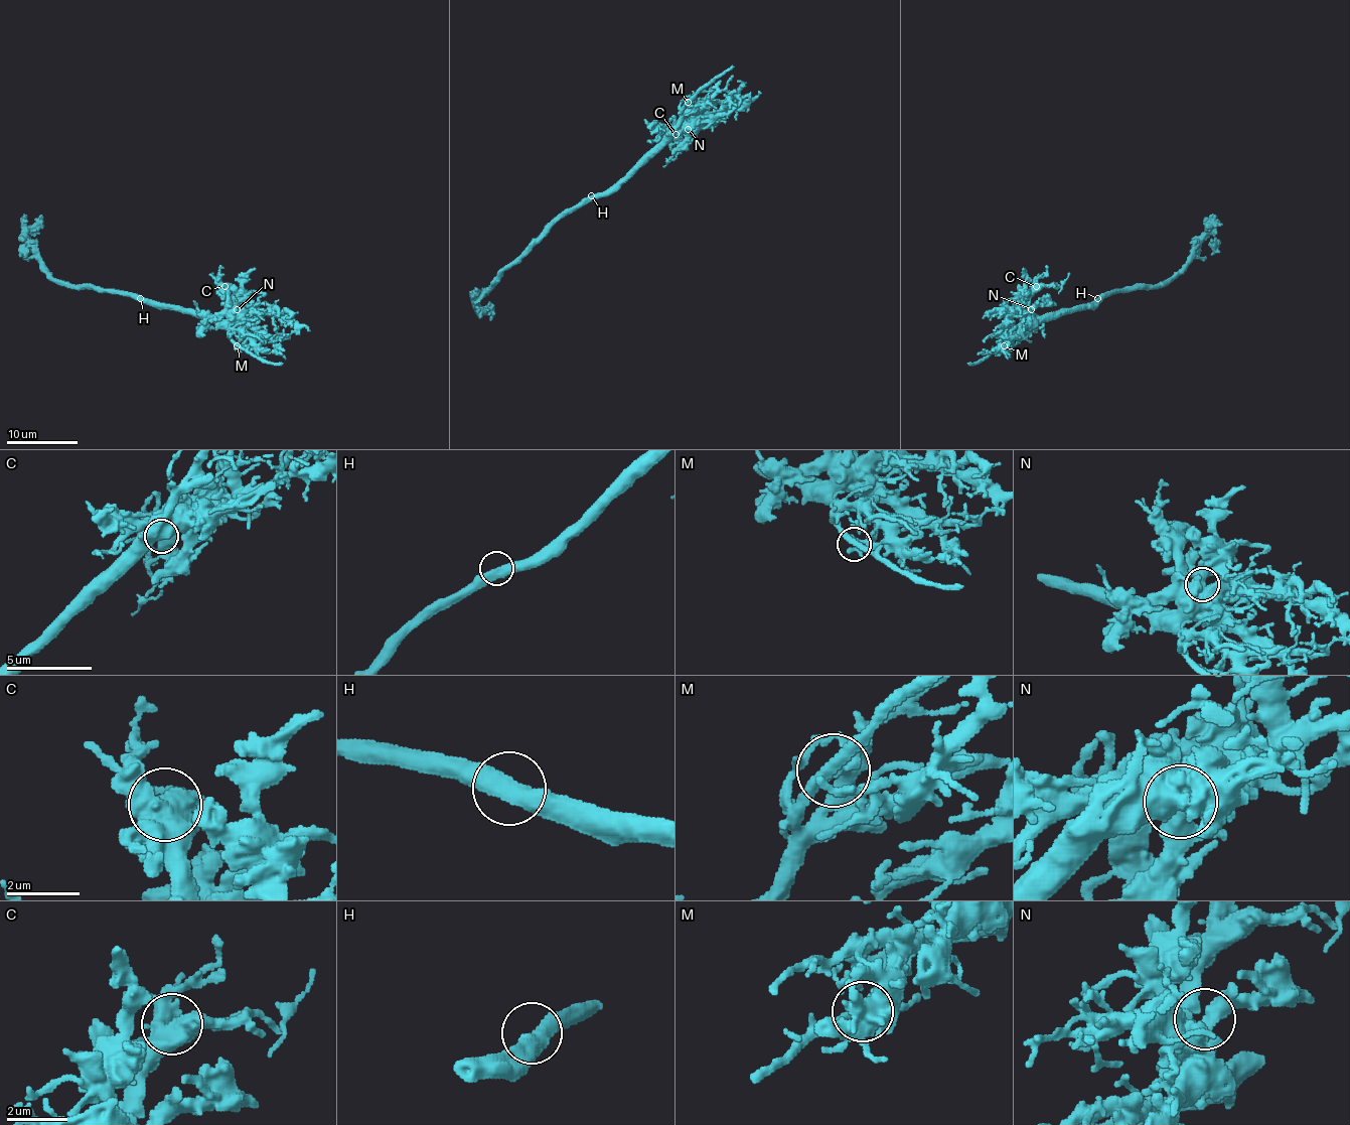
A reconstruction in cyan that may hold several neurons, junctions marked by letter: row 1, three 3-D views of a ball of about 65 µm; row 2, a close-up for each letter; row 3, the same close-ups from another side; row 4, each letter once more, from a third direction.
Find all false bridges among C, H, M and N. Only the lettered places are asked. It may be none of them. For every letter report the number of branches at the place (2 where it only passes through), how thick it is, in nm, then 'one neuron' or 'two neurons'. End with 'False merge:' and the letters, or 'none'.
C: 3 branches meet; 600 nm thick; one neuron
H: 2 branches meet; 500 nm thick; one neuron
M: 2 branches meet; 320 nm thick; one neuron
N: 2 branches meet; 460 nm thick; one neuron
False merge: none

